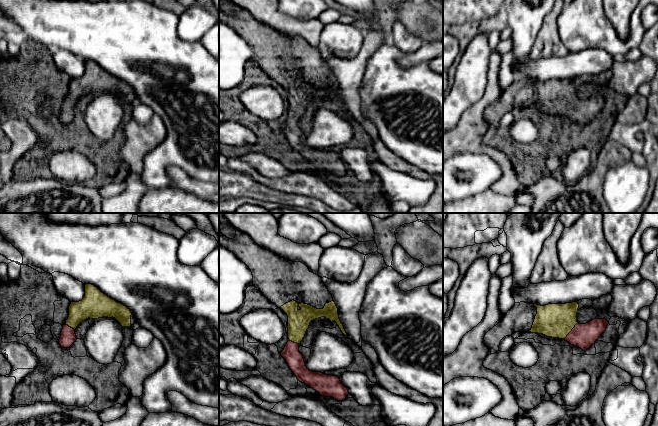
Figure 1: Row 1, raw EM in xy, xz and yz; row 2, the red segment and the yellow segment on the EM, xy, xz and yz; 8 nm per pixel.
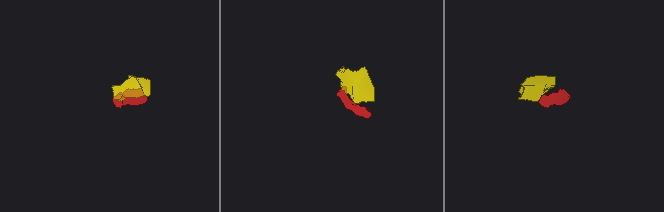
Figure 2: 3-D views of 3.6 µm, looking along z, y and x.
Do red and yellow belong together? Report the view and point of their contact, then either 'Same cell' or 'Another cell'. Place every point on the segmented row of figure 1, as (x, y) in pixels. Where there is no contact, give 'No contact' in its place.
Touches red at yz (572, 330). Same cell

